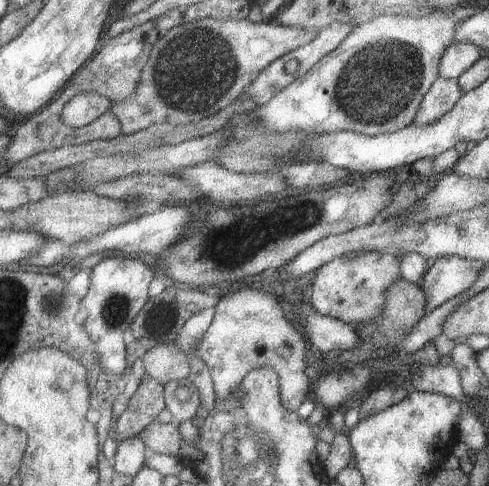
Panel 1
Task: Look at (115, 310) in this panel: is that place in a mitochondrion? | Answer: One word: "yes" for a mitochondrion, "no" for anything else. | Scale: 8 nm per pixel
yes

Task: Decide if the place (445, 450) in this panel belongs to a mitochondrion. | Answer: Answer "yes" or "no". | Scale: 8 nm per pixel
no

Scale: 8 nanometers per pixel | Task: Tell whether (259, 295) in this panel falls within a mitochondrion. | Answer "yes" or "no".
no

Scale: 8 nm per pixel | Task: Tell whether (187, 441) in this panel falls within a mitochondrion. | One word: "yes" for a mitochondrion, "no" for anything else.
no

